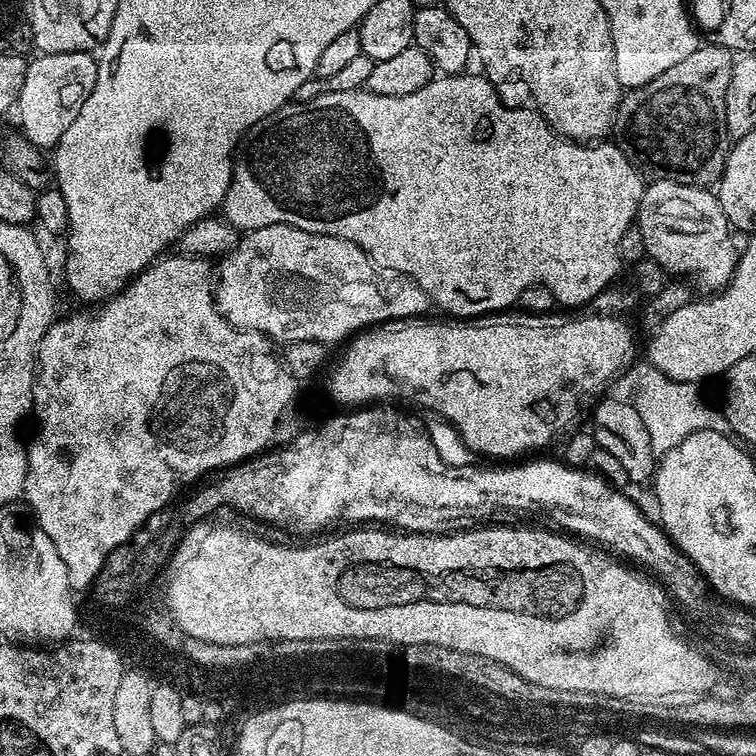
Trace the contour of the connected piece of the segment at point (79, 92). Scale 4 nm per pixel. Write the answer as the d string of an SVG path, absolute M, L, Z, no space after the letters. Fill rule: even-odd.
M92 52L70 54L40 54L29 63L18 101L19 131L35 148L55 149L56 143L70 130L82 102L90 98L96 85L97 57Z

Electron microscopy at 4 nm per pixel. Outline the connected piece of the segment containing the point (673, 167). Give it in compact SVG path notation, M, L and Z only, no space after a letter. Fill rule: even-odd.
M715 42L701 43L694 54L682 58L678 66L670 66L670 70L658 74L658 78L646 82L641 88L623 93L614 121L614 140L641 176L649 181L692 184L695 188L708 188L719 181L730 147L726 126L726 86L730 86L733 63L733 53L727 48L721 48Z

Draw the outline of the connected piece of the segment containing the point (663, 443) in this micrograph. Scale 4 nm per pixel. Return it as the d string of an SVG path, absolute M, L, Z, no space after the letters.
M651 366L636 380L636 397L634 403L638 414L642 414L642 422L646 422L646 430L650 434L650 446L658 454L674 450L682 438L694 434L698 430L714 430L724 432L724 414L719 407L704 401L704 396L697 385L672 380L666 373Z

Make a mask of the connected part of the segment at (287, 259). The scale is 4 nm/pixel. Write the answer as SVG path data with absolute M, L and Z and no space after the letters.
M285 224L262 226L243 233L234 250L219 257L214 291L218 310L234 327L241 328L243 332L260 332L273 342L318 342L333 346L339 340L347 341L361 330L385 322L423 317L420 315L430 308L427 294L409 276L377 268L368 253L354 246L354 242L298 230L298 226Z

